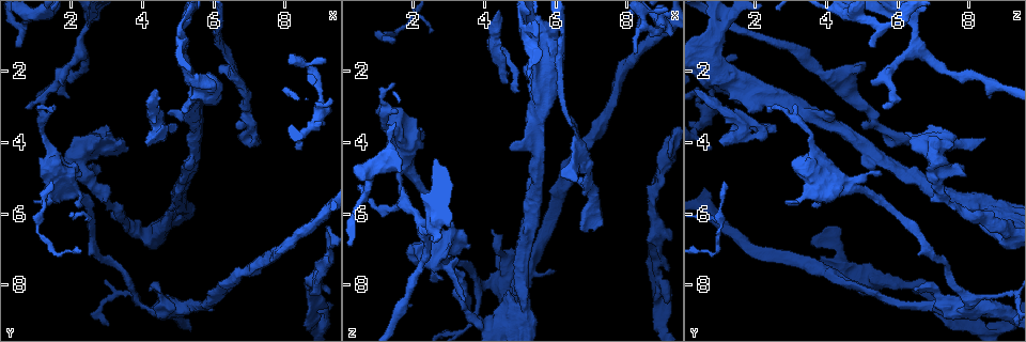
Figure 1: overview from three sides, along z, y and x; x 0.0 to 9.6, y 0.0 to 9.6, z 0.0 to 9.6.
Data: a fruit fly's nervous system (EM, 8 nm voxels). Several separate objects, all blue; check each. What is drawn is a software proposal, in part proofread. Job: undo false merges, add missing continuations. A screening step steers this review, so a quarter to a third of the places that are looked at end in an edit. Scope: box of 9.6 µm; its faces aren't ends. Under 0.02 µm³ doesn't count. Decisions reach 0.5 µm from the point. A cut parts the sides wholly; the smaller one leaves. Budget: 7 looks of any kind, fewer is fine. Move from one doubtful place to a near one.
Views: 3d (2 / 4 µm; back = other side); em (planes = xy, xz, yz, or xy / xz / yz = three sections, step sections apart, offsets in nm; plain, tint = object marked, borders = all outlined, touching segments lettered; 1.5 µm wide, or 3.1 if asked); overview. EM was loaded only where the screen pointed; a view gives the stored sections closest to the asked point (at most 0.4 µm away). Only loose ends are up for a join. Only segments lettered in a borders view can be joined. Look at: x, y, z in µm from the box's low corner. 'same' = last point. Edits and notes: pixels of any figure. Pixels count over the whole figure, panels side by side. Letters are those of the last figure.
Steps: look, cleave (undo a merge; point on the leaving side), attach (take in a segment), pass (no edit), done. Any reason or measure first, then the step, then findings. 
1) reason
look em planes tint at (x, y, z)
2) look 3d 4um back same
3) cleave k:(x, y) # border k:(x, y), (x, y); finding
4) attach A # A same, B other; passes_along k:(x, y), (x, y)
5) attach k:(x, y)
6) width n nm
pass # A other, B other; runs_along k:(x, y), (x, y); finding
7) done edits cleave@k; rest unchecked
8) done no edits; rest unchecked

an open end
look em xy step 4 borders at (1.65, 2.30, 5.25)

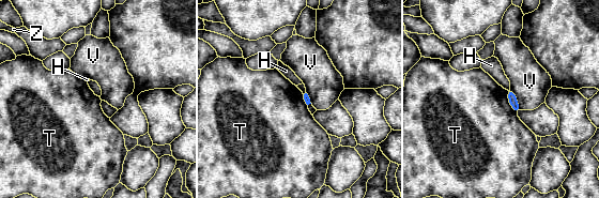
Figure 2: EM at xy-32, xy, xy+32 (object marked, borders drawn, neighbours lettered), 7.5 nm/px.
cut it another way
look em planes borders same

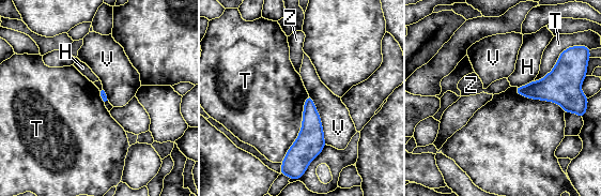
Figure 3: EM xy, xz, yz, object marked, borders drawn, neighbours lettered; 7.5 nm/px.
pass # H other, T other, V other, Z other; border 3:(308, 94), (301, 131), (280, 162); no lettered segment goes on from it

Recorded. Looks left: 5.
sharp bend
look 3d 2um at (6.45, 1.95, 4.70)

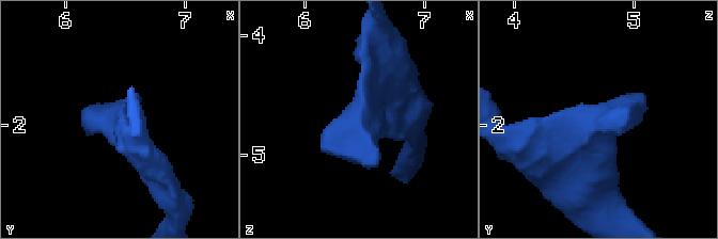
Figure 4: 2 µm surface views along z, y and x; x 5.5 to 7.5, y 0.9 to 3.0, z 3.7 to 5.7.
now the EM
look em xy step 4 tint at (6.40, 1.96, 4.72)

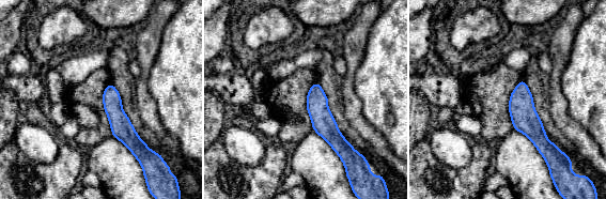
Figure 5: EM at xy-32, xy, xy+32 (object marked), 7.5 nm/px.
cut it another way
look em planes borders same

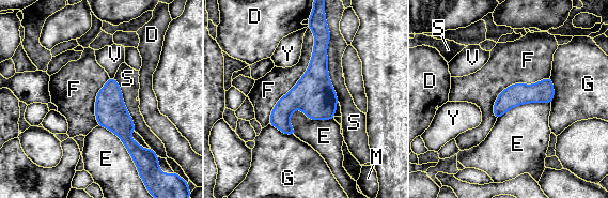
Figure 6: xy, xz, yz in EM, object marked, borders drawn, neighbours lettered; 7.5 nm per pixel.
width 160 nm; longest_contact F 800 nm
pass # D other, E other, F other, G other, M other, S other, V other, Y other; all the same neuron

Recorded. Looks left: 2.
branch point
look 3d 2um back at (5.10, 5.85, 8.60)

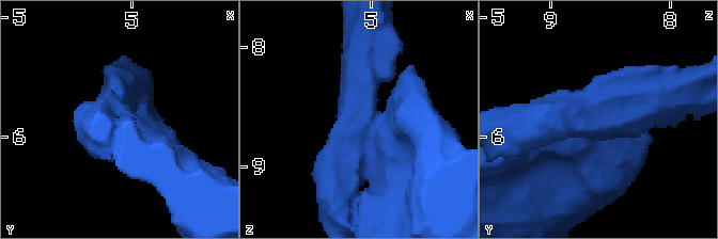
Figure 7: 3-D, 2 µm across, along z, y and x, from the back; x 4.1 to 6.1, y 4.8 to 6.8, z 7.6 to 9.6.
need the tissue
look em xz step 4 borders at (5.12, 5.84, 8.56)

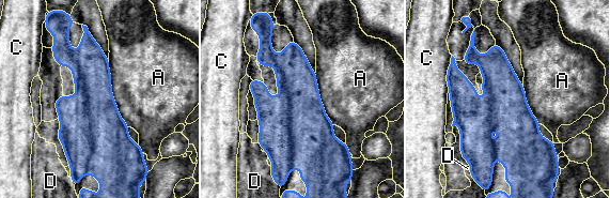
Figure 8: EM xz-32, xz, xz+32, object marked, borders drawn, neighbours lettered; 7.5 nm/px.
longest_contact A 550 nm
cleave 8:(74, 135) # A other, C other, D other; border 8:(77, 93), (90, 140), (84, 172); two neurons meet here

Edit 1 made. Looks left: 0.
done edits cleave@8; rest unchecked

